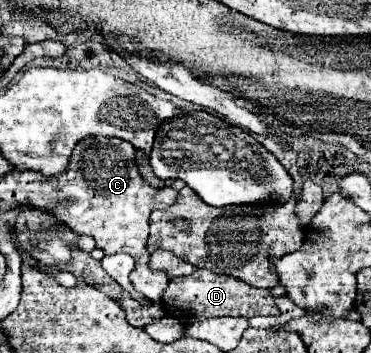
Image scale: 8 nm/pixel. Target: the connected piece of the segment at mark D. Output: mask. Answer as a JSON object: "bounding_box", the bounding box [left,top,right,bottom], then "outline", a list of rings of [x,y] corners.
{"bounding_box":[164,269,280,325],"outline":[[[196,269],[188,277],[176,277],[164,291],[164,307],[182,317],[184,325],[210,319],[210,317],[256,317],[256,315],[280,315],[268,289],[256,289],[230,275],[216,275],[208,269]]]}

